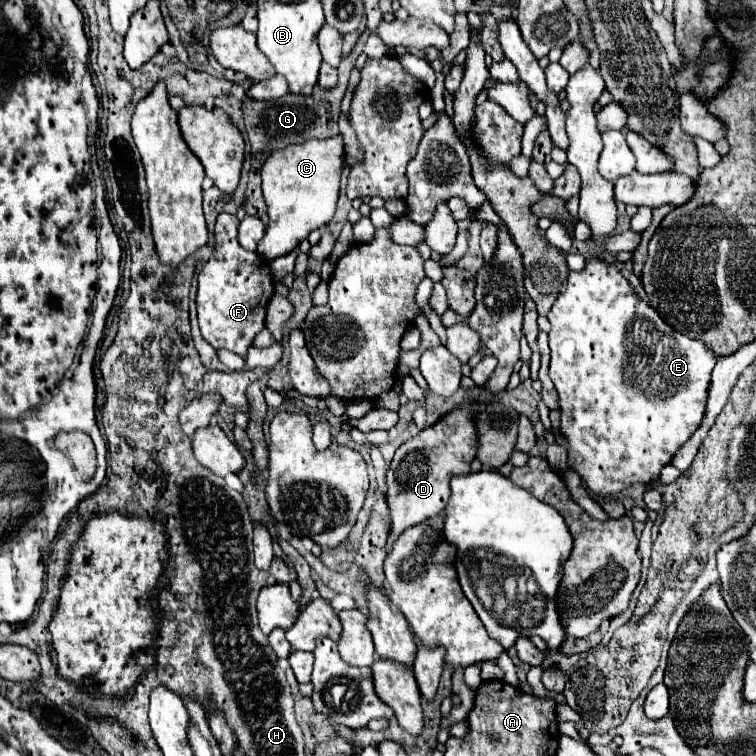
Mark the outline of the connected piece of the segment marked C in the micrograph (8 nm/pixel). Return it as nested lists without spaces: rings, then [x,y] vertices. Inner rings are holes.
[[[343,135],[323,141],[313,139],[297,147],[285,147],[281,151],[273,151],[273,155],[267,157],[261,167],[261,179],[269,225],[257,245],[257,253],[261,257],[271,261],[291,253],[303,239],[309,237],[311,231],[331,223],[339,197],[343,157]]]

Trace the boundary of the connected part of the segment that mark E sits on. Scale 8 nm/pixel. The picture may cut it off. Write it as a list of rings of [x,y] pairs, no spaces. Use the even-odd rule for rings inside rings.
[[[589,259],[583,271],[577,273],[569,273],[569,281],[567,281],[567,289],[565,293],[561,293],[555,301],[555,305],[549,311],[549,323],[551,323],[551,331],[549,331],[549,347],[551,347],[551,367],[549,367],[549,377],[555,383],[555,389],[559,393],[559,411],[561,411],[561,435],[567,439],[569,443],[569,469],[573,469],[587,485],[585,489],[589,489],[591,495],[595,497],[609,497],[613,493],[625,491],[627,487],[641,483],[641,485],[649,485],[651,481],[655,481],[659,477],[659,471],[671,461],[671,457],[675,455],[675,451],[695,433],[695,429],[699,427],[703,413],[705,413],[705,401],[707,401],[707,389],[709,389],[709,381],[711,381],[711,371],[717,363],[717,359],[713,357],[711,351],[705,349],[705,345],[701,341],[689,339],[681,333],[677,333],[673,327],[669,327],[657,311],[653,311],[645,301],[641,301],[641,297],[635,293],[635,289],[631,287],[631,283],[619,273],[619,269],[599,261],[599,259]],[[639,387],[661,387],[661,393],[645,393]]]

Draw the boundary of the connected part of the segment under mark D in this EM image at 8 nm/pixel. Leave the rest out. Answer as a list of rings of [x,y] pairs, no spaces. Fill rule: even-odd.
[[[463,403],[459,409],[443,415],[439,423],[423,429],[419,435],[403,443],[387,471],[387,507],[389,525],[395,535],[439,515],[449,499],[449,481],[455,475],[467,475],[475,459],[477,431],[473,427],[473,405]]]

